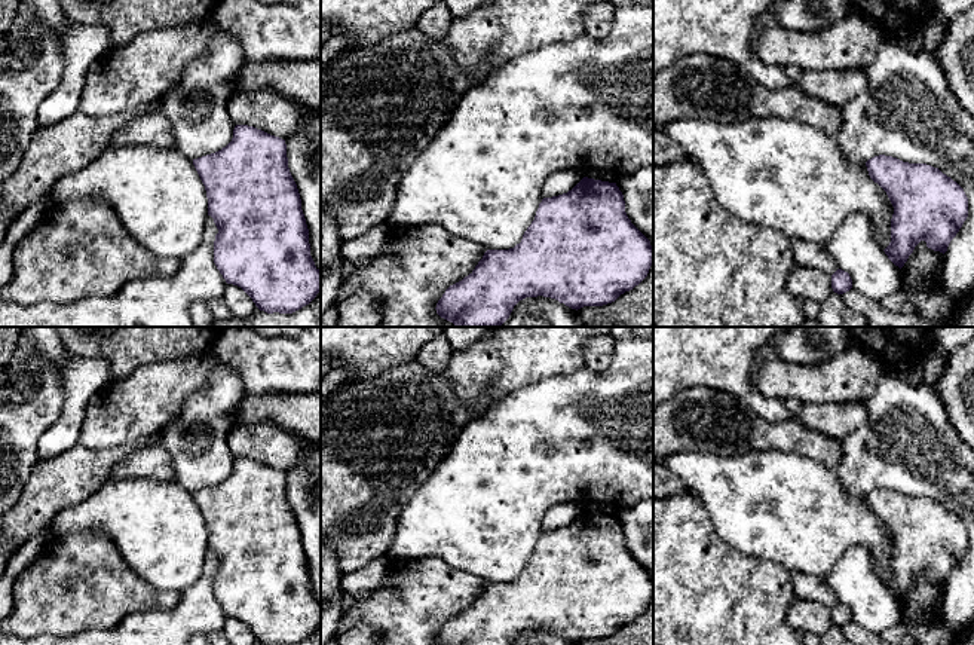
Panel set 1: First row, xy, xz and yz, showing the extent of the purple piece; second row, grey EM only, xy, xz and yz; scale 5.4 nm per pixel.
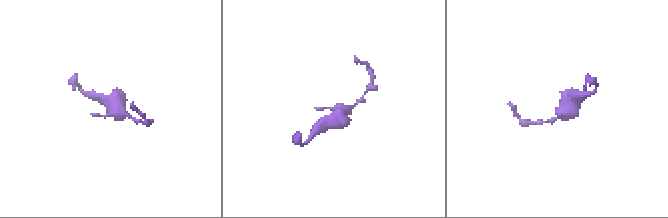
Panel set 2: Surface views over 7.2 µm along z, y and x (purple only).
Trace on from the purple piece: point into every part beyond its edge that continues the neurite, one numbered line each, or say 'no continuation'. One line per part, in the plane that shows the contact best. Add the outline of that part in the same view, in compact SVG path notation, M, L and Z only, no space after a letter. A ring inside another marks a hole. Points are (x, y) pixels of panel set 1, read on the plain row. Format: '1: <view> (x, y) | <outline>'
no continuation

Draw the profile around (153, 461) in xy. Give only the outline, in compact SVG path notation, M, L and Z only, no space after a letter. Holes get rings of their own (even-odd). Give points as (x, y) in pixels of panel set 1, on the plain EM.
M140 444L125 459L119 461L110 480L129 480L129 479L153 479L153 480L172 480L174 467L169 453L162 444Z

